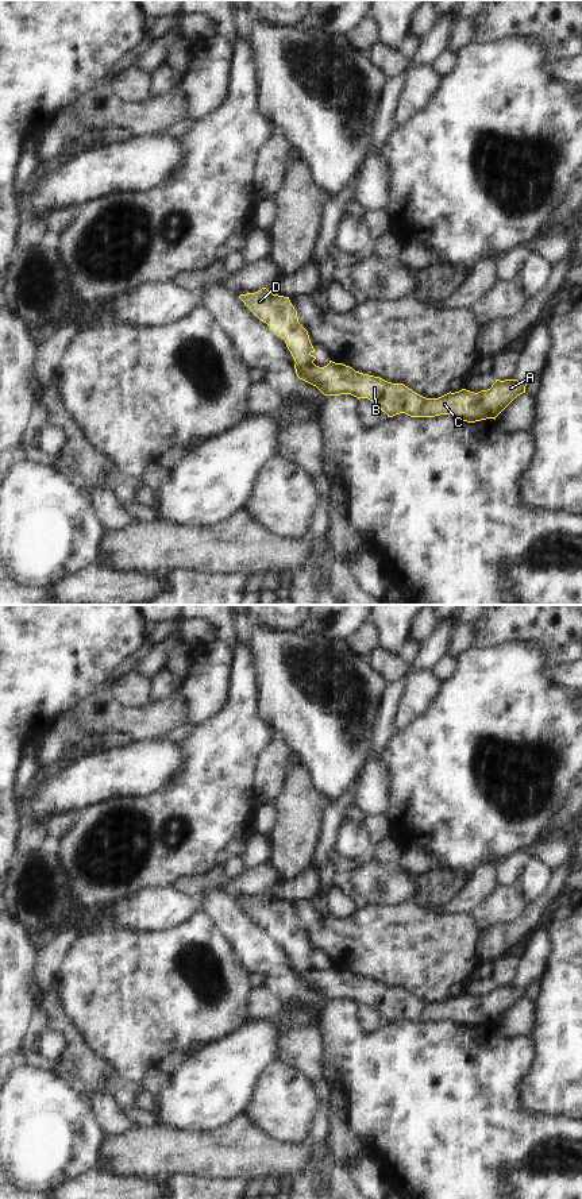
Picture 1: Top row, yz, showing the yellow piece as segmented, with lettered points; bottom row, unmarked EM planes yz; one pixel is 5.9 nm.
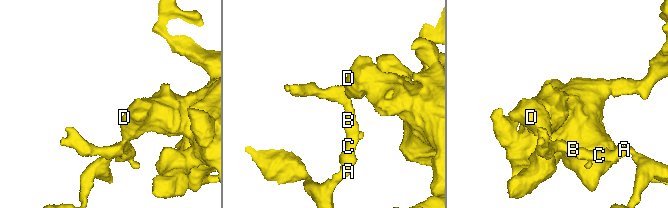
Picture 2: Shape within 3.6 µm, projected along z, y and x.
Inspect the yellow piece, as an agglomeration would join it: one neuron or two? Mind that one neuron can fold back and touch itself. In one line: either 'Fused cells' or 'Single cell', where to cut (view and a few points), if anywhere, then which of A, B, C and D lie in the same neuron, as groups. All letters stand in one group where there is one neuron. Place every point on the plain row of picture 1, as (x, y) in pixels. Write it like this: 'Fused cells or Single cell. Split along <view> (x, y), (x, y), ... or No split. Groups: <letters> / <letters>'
Fused cells. Split along yz (312, 966), (295, 972). Groups: A B C / D

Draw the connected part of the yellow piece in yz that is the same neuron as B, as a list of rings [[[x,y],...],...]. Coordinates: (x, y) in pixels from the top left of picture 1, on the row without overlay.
[[[332,965],[324,972],[319,972],[313,967],[296,972],[296,979],[327,1002],[351,999],[358,1005],[367,1003],[378,1009],[388,1022],[400,1018],[411,1022],[451,1019],[456,1025],[467,1028],[496,1025],[517,1001],[525,998],[527,991],[525,987],[517,984],[496,984],[490,994],[478,998],[462,994],[439,1003],[425,1003],[404,988],[392,988]]]

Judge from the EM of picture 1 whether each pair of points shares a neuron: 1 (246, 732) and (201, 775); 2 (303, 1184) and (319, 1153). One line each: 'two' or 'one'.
1: one
2: one

